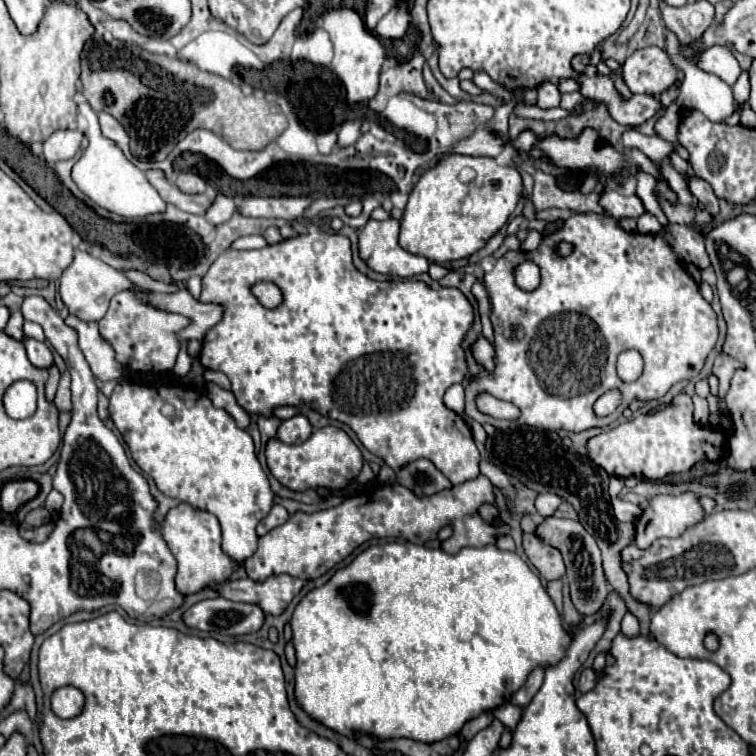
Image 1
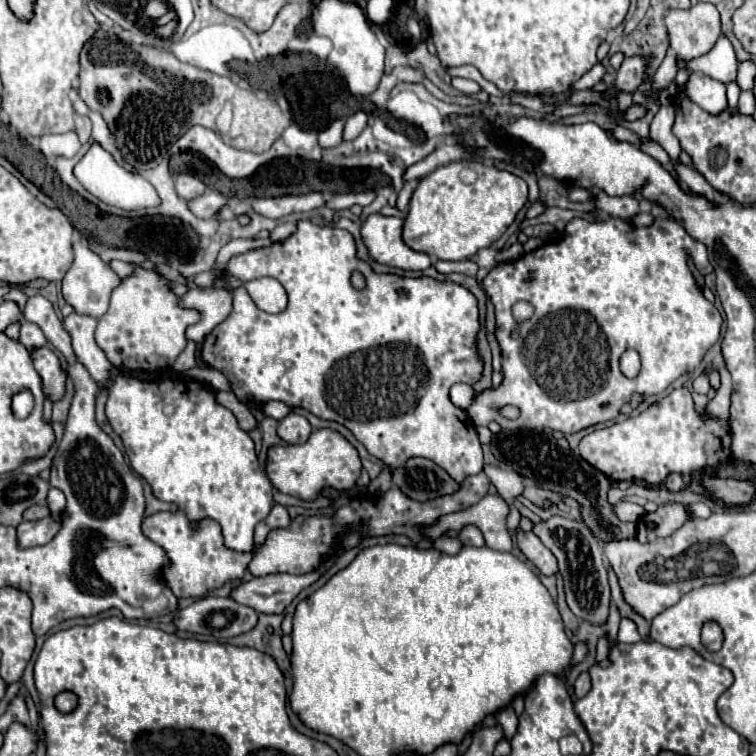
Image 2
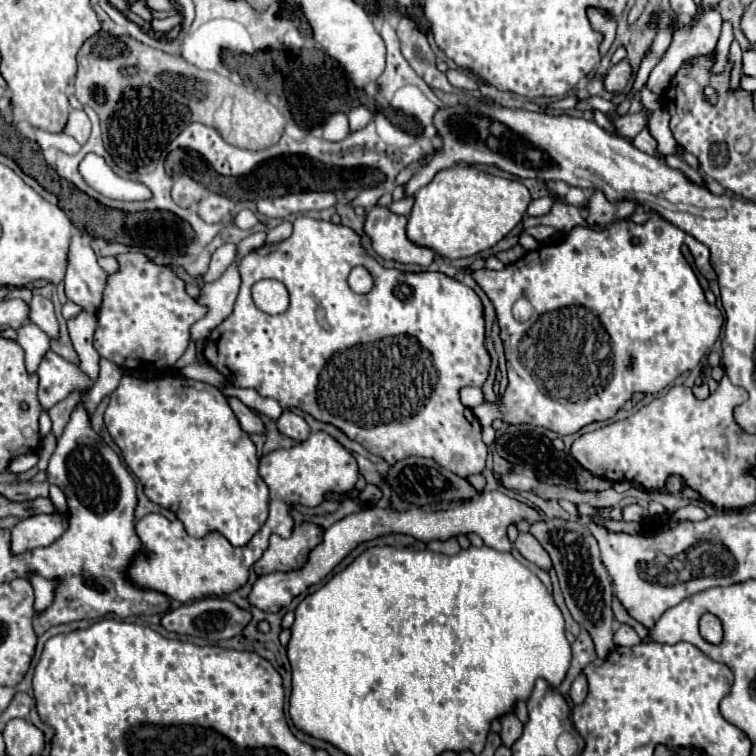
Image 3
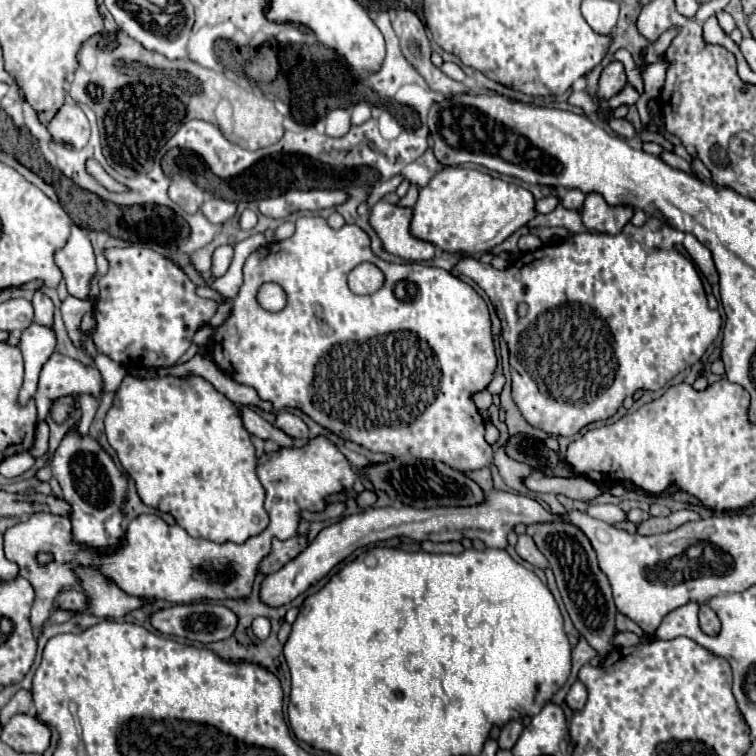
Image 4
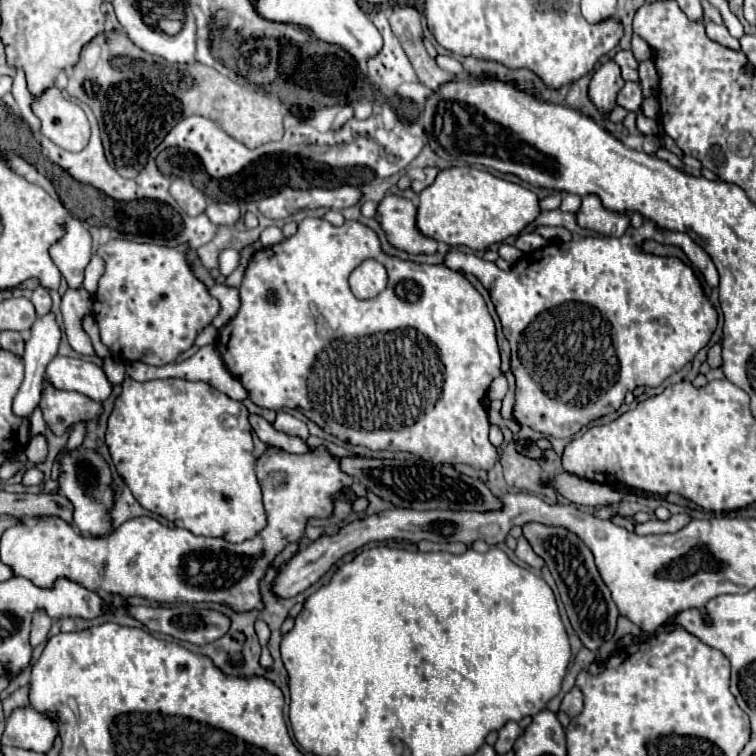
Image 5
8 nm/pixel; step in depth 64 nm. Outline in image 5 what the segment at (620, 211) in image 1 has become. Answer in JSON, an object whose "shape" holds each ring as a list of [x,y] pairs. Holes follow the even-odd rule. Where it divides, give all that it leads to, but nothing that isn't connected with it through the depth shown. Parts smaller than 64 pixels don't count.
{"shape":[[[594,194],[582,198],[582,206],[580,206],[576,218],[578,218],[578,224],[582,228],[594,230],[602,236],[622,236],[630,224],[628,214],[606,210],[602,206],[600,198]]]}

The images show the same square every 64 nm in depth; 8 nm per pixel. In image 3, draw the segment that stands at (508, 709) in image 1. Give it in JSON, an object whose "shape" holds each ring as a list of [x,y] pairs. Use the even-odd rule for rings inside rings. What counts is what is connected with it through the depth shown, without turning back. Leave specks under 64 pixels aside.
{"shape":[[[508,712],[500,718],[500,724],[502,724],[502,744],[504,746],[512,746],[518,738],[520,738],[520,732],[522,732],[522,722],[516,718],[514,712]]]}

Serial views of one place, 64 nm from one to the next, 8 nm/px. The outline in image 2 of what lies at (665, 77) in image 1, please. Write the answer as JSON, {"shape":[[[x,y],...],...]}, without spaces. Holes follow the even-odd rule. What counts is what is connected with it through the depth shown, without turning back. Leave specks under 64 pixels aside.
{"shape":[[[644,56],[624,58],[620,70],[616,72],[614,86],[624,92],[634,92],[642,82],[646,82],[646,68],[648,68],[648,58]]]}

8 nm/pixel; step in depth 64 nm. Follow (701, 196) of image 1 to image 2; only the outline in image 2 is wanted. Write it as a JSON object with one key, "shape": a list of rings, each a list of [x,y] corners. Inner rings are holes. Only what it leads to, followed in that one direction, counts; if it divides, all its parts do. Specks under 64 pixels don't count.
{"shape":[[[674,164],[680,180],[698,196],[704,196],[708,202],[714,202],[714,188],[704,180],[704,176],[700,172],[696,172],[694,168],[690,166],[684,166],[684,164]]]}

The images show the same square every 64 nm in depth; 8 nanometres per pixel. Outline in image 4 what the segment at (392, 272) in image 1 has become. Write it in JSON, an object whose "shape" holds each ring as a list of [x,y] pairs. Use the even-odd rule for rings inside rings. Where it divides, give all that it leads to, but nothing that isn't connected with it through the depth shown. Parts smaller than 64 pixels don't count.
{"shape":[[[380,200],[370,208],[370,226],[378,234],[382,248],[388,254],[412,262],[426,262],[434,256],[434,246],[416,240],[408,232],[410,220],[412,220],[410,208],[398,208],[394,204],[388,204],[386,200]]]}

